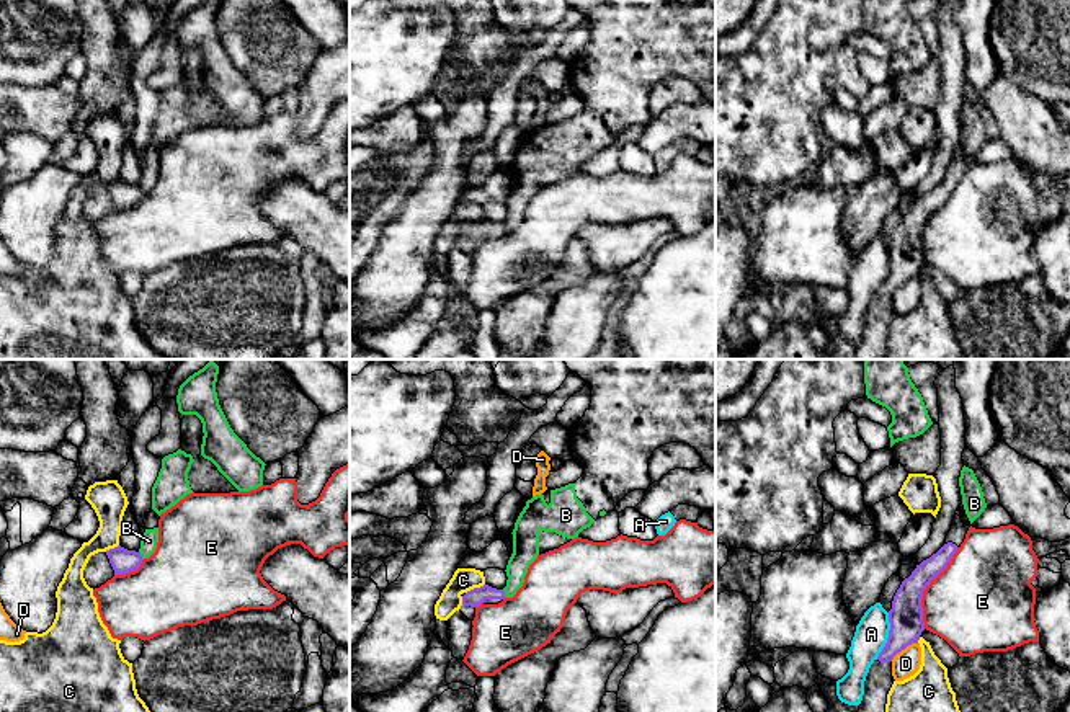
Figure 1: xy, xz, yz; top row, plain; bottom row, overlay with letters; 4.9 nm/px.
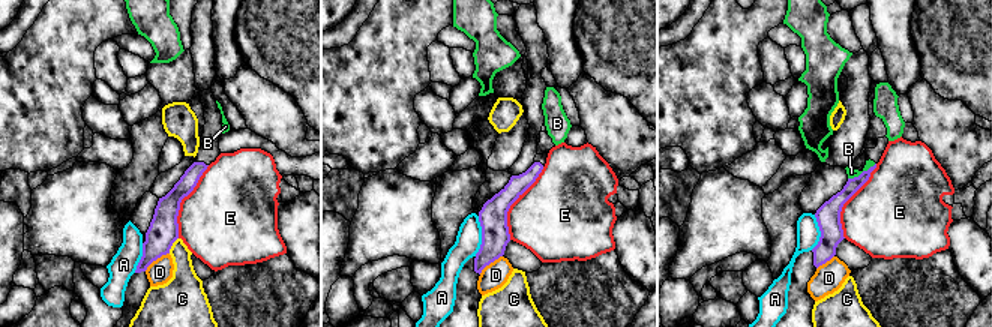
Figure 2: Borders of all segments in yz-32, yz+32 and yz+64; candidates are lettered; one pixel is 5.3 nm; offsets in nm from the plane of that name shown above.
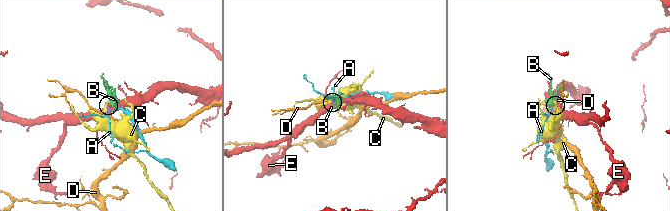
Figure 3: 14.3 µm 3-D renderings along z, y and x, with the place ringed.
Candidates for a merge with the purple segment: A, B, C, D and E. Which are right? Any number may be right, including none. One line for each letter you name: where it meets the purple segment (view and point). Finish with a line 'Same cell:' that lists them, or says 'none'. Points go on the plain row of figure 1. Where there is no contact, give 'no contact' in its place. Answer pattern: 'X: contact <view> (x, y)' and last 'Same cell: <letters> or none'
Same cell: none

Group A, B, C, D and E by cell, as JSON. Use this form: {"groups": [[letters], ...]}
{"groups": [["A"], ["B"], ["C"], ["D"], ["E"]]}

